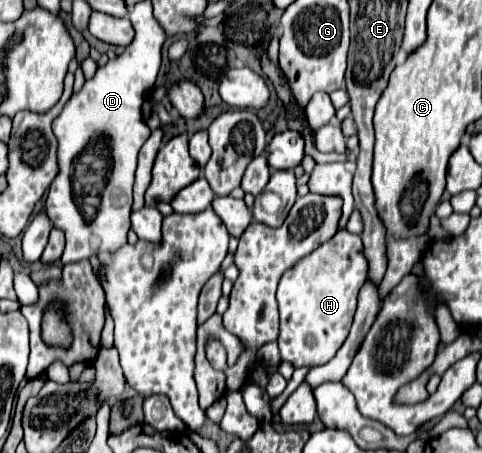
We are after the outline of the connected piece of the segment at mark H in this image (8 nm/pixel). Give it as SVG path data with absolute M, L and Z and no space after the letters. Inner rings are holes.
M340 229L330 241L316 247L282 275L276 293L280 309L278 347L282 361L294 367L316 367L336 355L348 337L356 311L356 297L366 283L366 271L368 263L364 261L360 235Z

